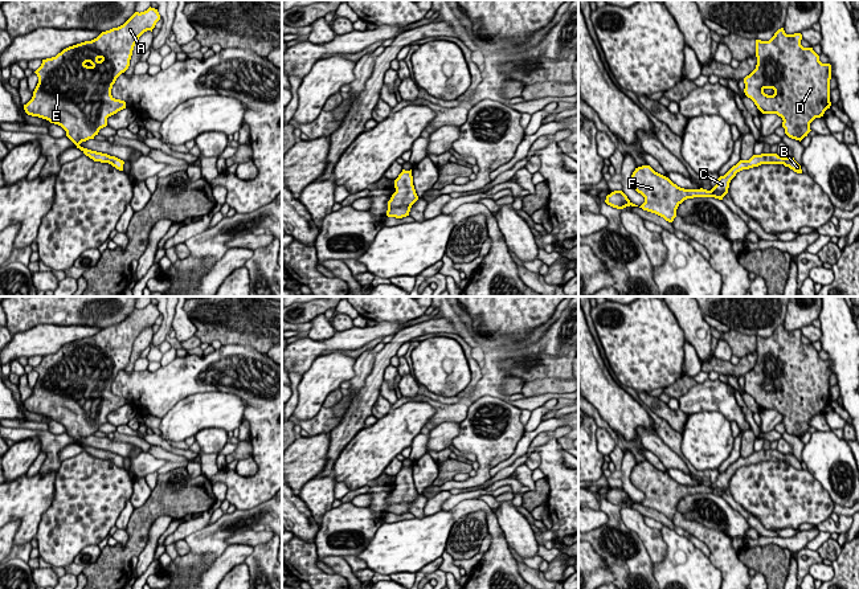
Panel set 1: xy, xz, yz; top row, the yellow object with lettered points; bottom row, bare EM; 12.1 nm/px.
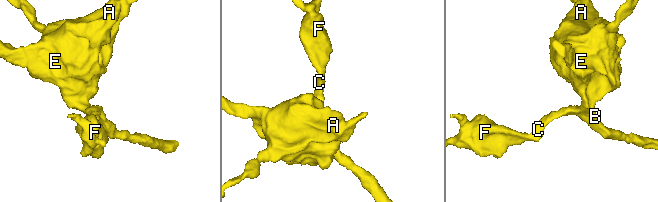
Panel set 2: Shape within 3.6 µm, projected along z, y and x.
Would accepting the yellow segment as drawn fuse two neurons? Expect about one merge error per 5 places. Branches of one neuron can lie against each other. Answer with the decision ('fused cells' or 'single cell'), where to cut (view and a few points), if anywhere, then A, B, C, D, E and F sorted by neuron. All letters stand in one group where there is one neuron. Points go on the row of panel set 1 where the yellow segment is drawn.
single cell; cut none; groups A B C D E F

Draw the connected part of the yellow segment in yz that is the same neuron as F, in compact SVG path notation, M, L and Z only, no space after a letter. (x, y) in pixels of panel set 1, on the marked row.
M777 154L753 155L749 160L740 160L724 176L717 179L711 189L684 189L674 184L668 177L655 172L650 165L635 168L630 177L631 187L645 197L639 206L643 210L655 213L666 221L672 222L676 217L678 206L687 199L715 197L723 200L728 193L729 183L737 172L758 167L761 164L784 164L797 173L802 173L801 165L794 158L782 158Z

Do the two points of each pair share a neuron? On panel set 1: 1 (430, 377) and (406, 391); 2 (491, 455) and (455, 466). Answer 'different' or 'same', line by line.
1: different
2: different

